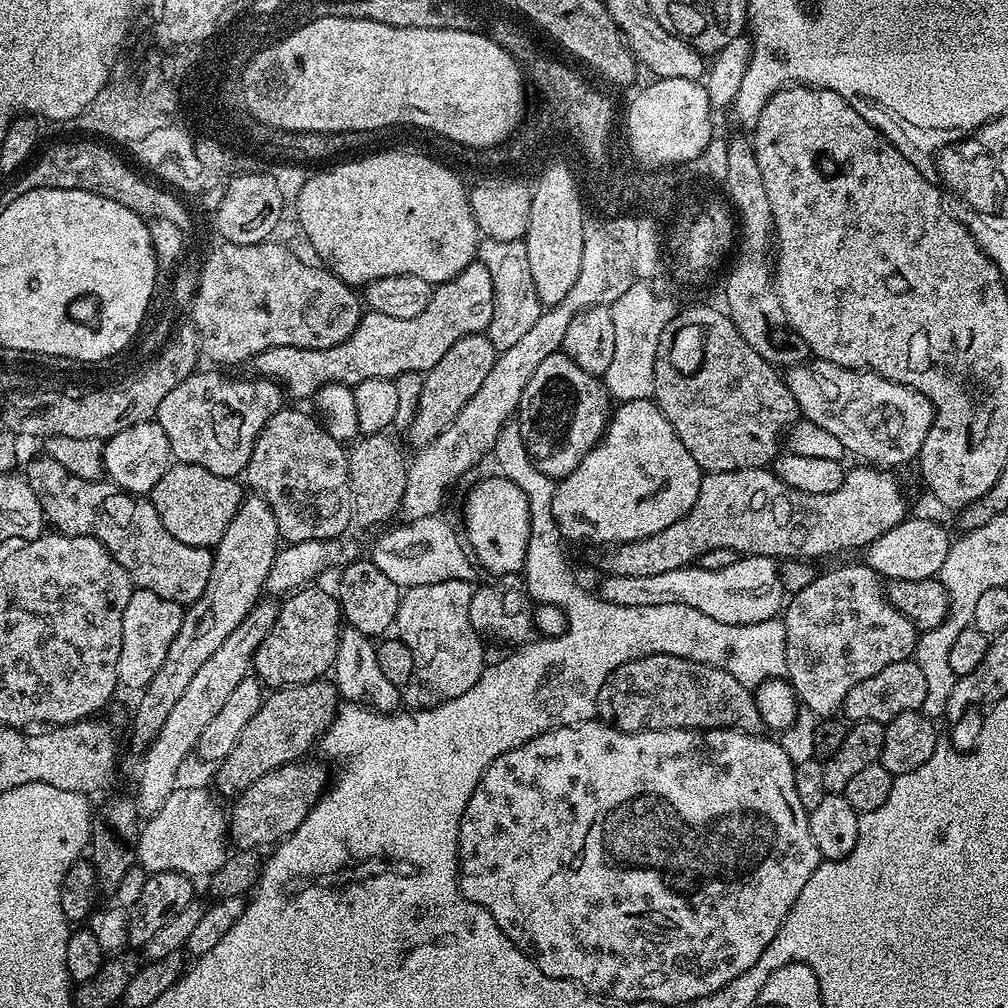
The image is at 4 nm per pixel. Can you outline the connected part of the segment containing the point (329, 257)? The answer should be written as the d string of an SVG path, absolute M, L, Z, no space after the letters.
M376 152L373 156L364 156L361 160L348 160L345 164L336 164L325 172L316 172L300 188L296 196L296 216L300 219L300 228L308 239L308 244L321 256L329 272L333 272L342 282L353 286L366 286L378 278L390 278L394 274L414 274L417 278L426 278L426 282L438 285L454 278L468 264L477 259L477 244L482 237L476 229L474 214L470 210L468 190L464 188L464 181L457 176L448 164L439 160L431 160L420 152Z

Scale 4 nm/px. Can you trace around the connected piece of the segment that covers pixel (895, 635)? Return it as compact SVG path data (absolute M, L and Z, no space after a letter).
M867 562L844 564L841 568L832 568L829 572L824 572L821 576L814 577L809 584L802 585L793 596L791 593L790 599L783 609L782 619L786 630L786 679L792 685L797 701L818 718L835 717L843 709L846 694L850 694L850 690L854 690L854 686L858 686L858 682L863 682L864 679L878 674L878 670L882 670L885 666L890 666L892 662L909 659L916 651L916 637L918 635L916 625L912 624L900 611L894 610L890 606L885 585L882 583L882 577Z

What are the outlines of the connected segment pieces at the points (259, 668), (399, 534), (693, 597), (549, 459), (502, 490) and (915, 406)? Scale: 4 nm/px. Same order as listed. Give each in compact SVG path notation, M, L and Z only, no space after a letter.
M305 586L293 591L279 605L270 634L262 638L254 657L254 672L261 684L269 689L289 688L319 680L336 662L340 641L342 613L339 599L316 586Z
M437 514L400 522L397 528L384 530L389 532L382 533L378 542L374 542L371 547L376 553L375 558L371 559L374 566L378 566L378 570L382 570L382 574L386 574L386 578L390 578L390 582L397 584L401 590L426 586L430 582L475 581L478 568L473 557L466 551L461 533L456 533L442 517Z
M745 555L733 560L736 560L733 564L724 564L721 568L689 566L678 570L665 570L662 574L645 574L642 578L605 575L598 589L598 595L601 600L614 606L670 606L671 604L694 606L696 610L702 610L702 614L710 614L710 618L727 624L757 624L777 619L786 604L784 584L780 581L779 570L776 569L777 561L770 556Z
M563 351L550 354L534 370L534 378L522 390L518 423L530 458L542 474L563 478L586 458L586 454L604 436L610 419L610 395L603 379L586 374Z
M493 474L480 481L468 494L464 504L464 536L475 561L492 574L520 574L527 565L530 508L520 486L504 476Z
M805 362L787 369L786 383L790 394L794 394L800 407L800 415L805 421L834 434L848 454L861 456L864 459L861 461L872 466L908 464L911 460L913 463L933 424L935 408L925 395L905 384L890 382L873 372L861 372L858 368L839 368L836 364L823 362Z

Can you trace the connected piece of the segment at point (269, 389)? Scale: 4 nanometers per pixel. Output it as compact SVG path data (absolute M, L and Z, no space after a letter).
M197 370L190 378L186 378L162 398L162 406L158 406L154 417L157 424L166 430L166 438L170 442L173 457L181 464L197 464L210 474L239 477L247 469L250 454L254 450L254 442L263 430L266 421L282 406L282 389L271 378L251 378L252 380L235 380L232 376L223 376L223 371L203 372Z

